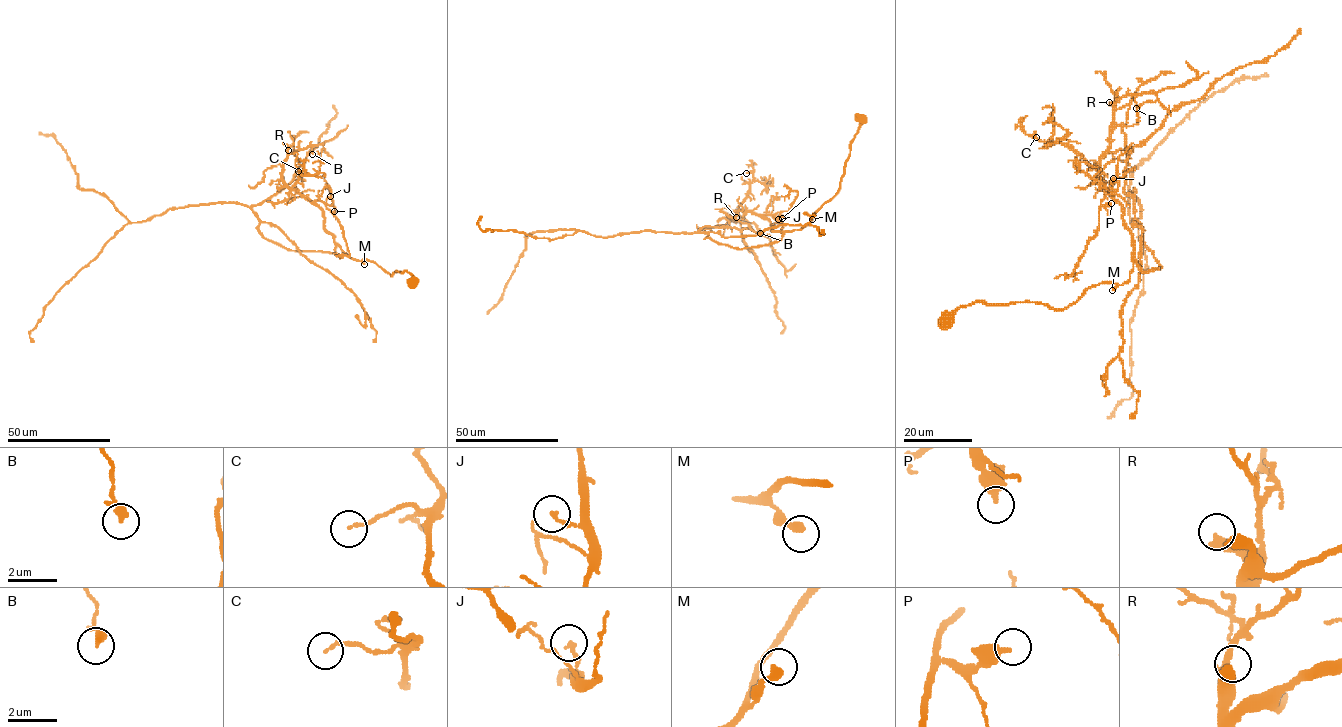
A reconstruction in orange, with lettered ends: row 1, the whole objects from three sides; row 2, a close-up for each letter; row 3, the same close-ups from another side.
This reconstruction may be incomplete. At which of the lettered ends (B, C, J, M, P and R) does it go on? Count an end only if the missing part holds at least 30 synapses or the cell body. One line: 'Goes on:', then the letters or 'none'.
Goes on: R

